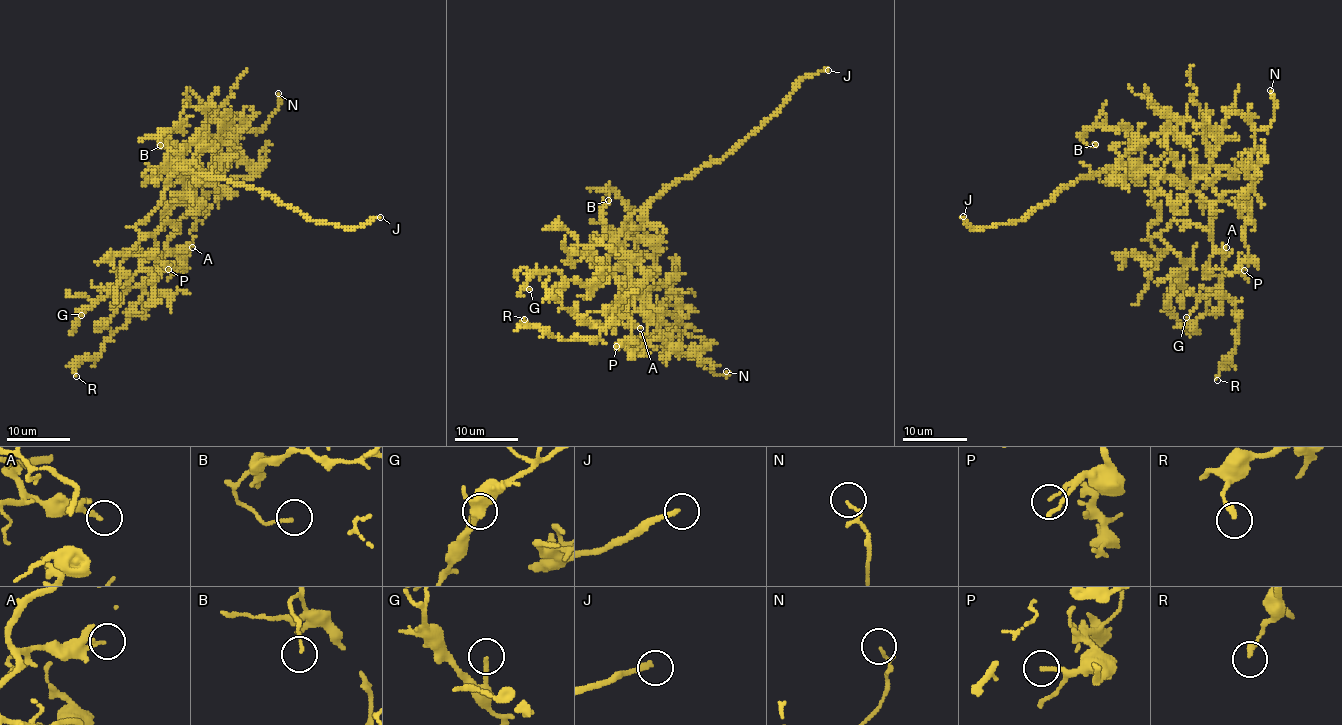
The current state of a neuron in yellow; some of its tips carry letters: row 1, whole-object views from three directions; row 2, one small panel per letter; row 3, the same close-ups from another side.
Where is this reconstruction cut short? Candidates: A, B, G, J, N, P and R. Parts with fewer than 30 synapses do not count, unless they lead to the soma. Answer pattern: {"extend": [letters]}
{"extend": ["J"]}

